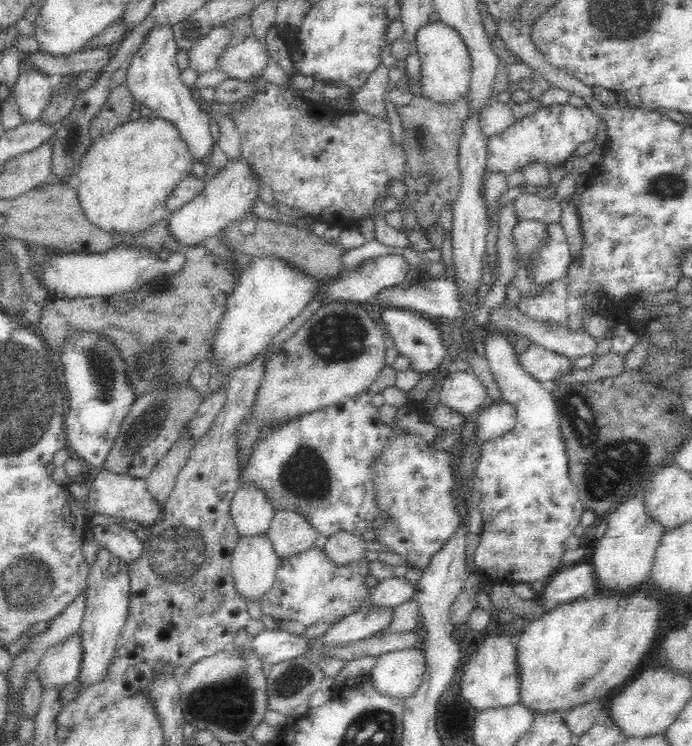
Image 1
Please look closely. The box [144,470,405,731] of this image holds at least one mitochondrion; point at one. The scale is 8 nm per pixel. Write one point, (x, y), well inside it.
(185, 543)

